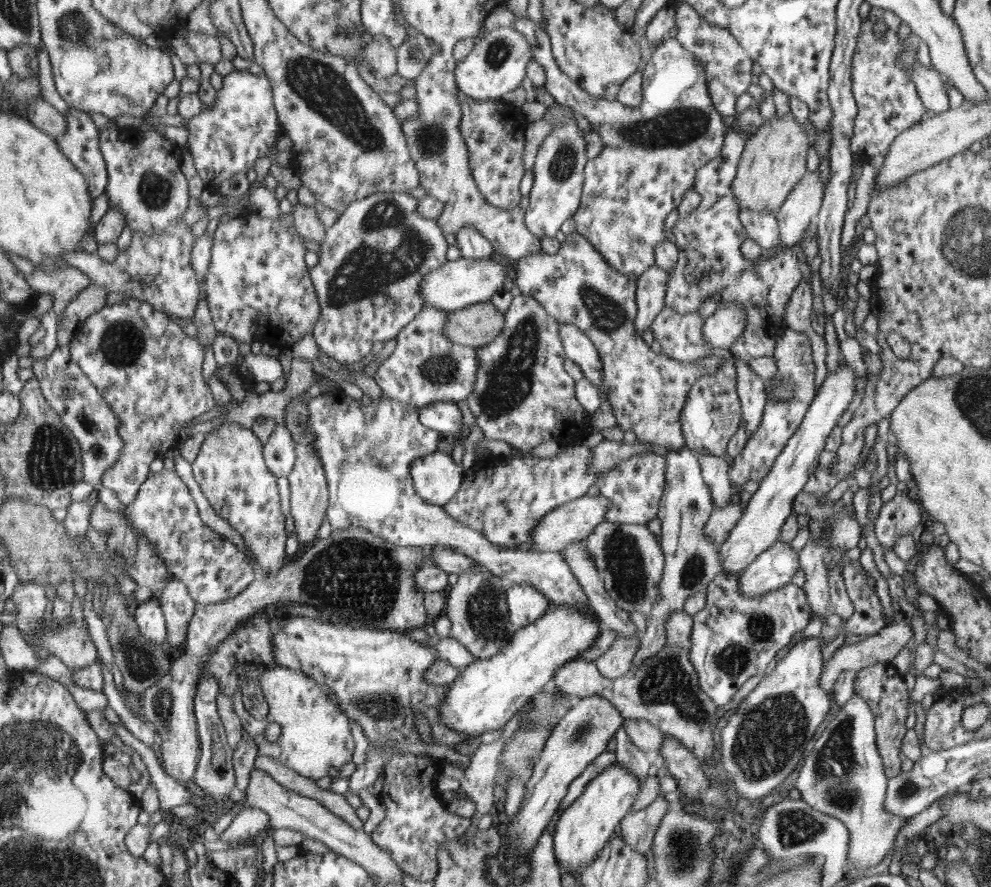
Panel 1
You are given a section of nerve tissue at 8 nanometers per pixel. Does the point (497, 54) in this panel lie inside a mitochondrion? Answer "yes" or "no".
yes

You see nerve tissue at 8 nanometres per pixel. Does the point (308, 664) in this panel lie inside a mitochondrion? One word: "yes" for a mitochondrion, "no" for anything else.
no

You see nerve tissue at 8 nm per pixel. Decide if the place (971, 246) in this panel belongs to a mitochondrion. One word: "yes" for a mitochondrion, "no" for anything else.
yes

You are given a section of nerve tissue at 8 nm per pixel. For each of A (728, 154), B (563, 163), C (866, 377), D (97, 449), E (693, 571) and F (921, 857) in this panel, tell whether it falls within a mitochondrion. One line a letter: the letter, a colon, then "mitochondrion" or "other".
A: other
B: mitochondrion
C: other
D: mitochondrion
E: mitochondrion
F: other

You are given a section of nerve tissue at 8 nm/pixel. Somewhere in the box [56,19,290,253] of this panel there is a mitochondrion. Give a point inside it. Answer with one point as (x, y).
(155, 190)

